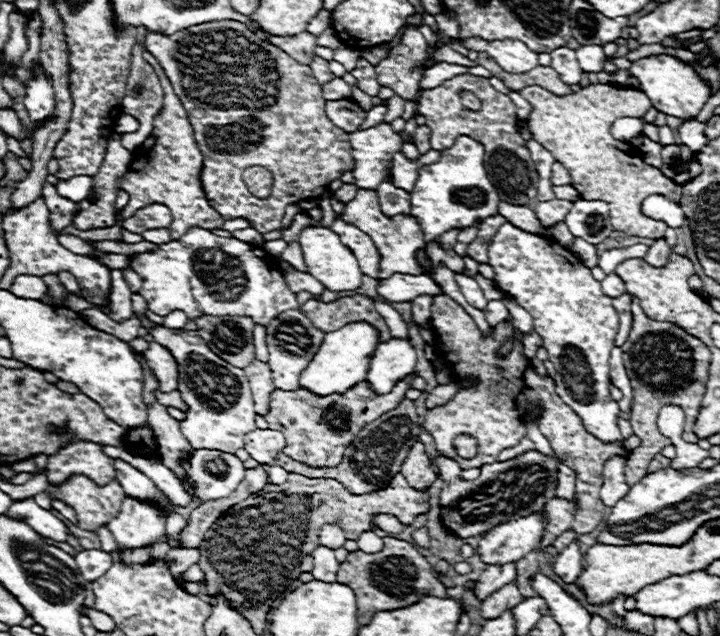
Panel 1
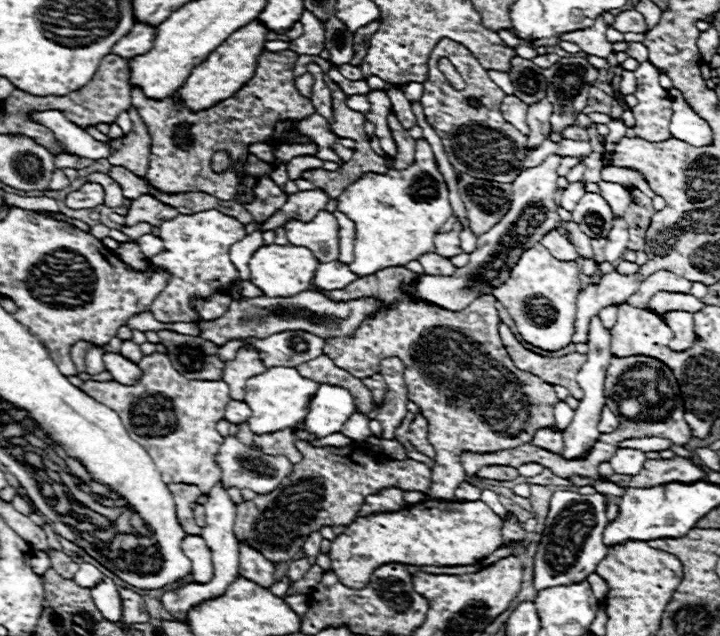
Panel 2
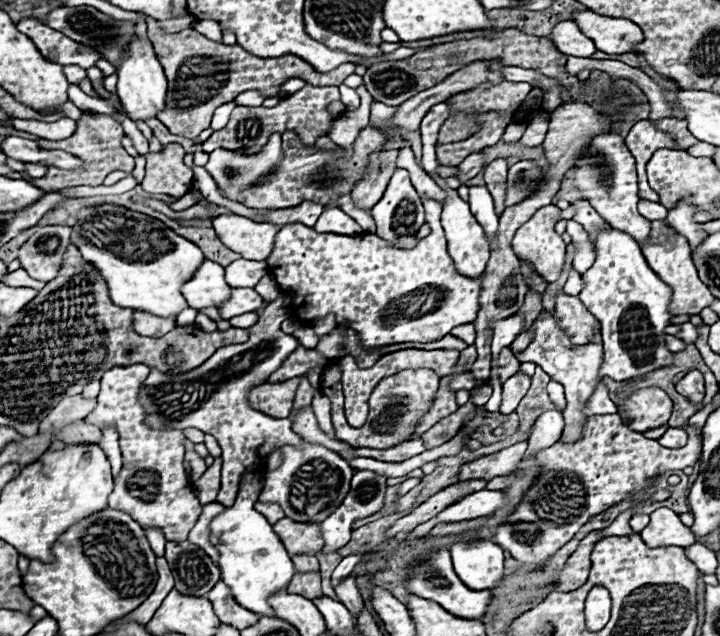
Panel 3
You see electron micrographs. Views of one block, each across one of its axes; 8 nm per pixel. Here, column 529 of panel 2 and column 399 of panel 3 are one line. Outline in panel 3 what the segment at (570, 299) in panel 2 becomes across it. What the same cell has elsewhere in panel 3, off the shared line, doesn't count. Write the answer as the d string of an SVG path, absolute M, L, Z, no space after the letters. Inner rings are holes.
M424 198L422 204L426 208L426 222L430 224L432 232L422 238L412 250L394 248L388 242L382 242L376 234L332 236L330 232L320 234L304 224L282 226L282 230L276 234L274 248L266 262L272 268L272 274L282 292L288 292L292 296L290 314L304 324L314 324L316 320L334 312L338 324L348 322L348 326L360 334L364 348L380 348L398 342L434 342L450 334L454 326L474 322L480 310L484 274L478 278L458 274L454 260L446 250L444 230L440 228L442 204L428 198Z

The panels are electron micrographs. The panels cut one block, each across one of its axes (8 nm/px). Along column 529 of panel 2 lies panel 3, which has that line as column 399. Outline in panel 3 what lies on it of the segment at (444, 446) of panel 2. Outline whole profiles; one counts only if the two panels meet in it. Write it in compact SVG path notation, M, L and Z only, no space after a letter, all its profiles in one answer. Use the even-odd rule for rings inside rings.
M340 358L330 360L330 368L324 368L322 380L320 380L320 392L332 400L332 424L334 424L334 434L338 440L348 442L354 448L376 448L376 450L386 450L390 446L396 446L398 442L404 442L406 438L412 436L416 430L422 414L430 408L430 402L434 400L438 386L440 386L440 376L434 374L432 370L418 368L418 370L402 370L394 376L382 378L380 386L374 388L374 394L370 396L370 416L362 428L352 428L346 422L344 416L344 396L342 396L342 384L340 384Z

